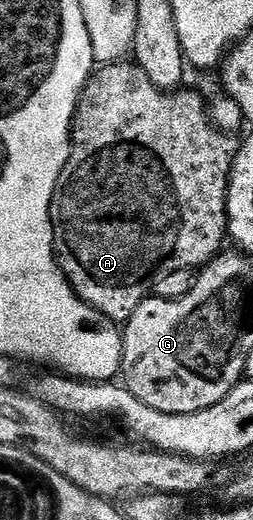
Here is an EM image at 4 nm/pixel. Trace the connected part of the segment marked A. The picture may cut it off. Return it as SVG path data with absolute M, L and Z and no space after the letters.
M133 61L111 62L95 69L90 75L90 81L86 83L78 98L78 107L74 109L74 121L70 127L70 155L64 172L60 172L60 180L56 184L50 205L50 219L54 229L54 256L58 259L58 269L70 281L70 287L93 310L99 310L103 316L115 324L125 324L130 318L130 313L143 300L151 297L154 284L158 279L181 270L197 271L218 257L223 249L222 241L225 243L228 238L226 197L230 183L230 169L236 153L236 142L233 142L228 135L221 134L210 123L201 96L186 89L182 88L177 92L157 90L152 80L148 80L146 73Z

